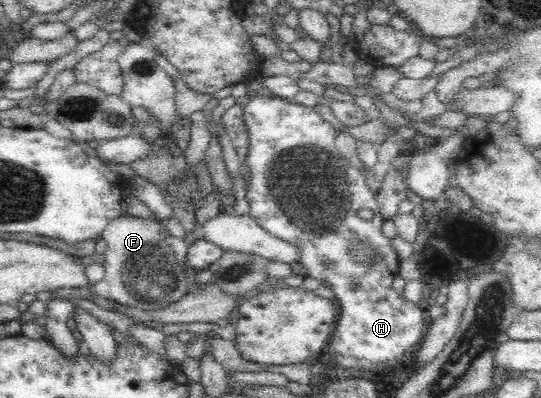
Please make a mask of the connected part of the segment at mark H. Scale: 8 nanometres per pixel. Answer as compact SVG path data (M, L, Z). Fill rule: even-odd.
M261 94L245 105L244 119L248 132L248 155L244 168L251 174L246 194L250 216L267 233L299 246L299 262L309 269L308 277L319 279L323 285L331 285L335 293L338 318L327 341L327 352L335 355L332 366L339 366L338 356L356 357L371 368L384 368L413 356L427 330L428 321L423 318L423 310L418 304L406 300L391 287L393 279L399 274L400 258L390 240L381 234L384 217L376 192L367 187L362 173L347 162L335 146L338 130L311 107ZM359 209L371 209L373 217L361 219ZM355 245L374 249L372 259L369 262L357 262L353 256Z

